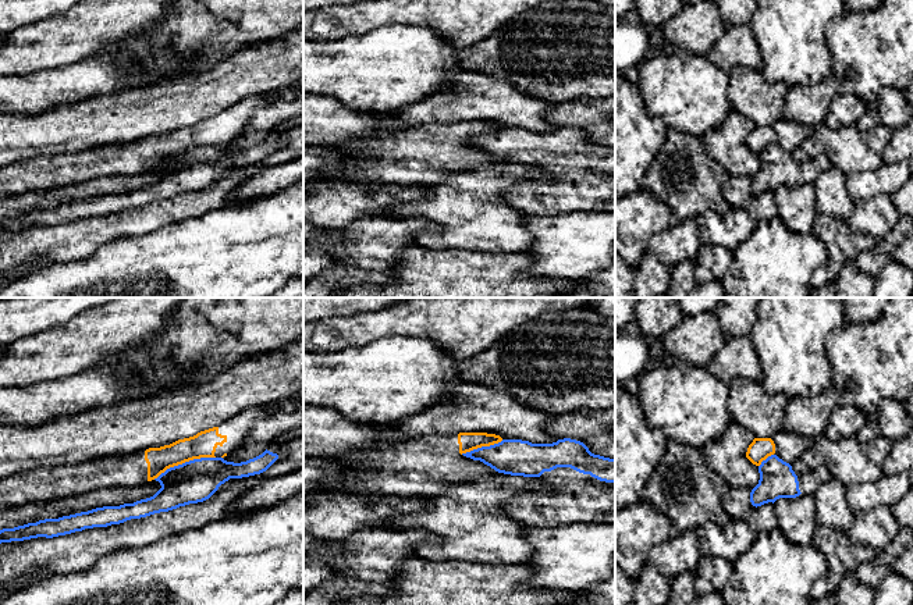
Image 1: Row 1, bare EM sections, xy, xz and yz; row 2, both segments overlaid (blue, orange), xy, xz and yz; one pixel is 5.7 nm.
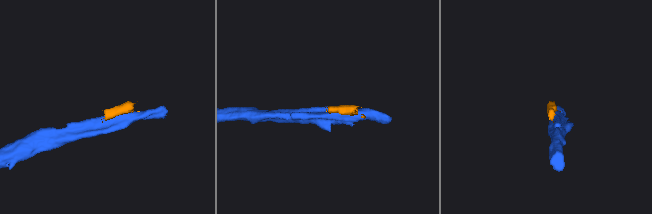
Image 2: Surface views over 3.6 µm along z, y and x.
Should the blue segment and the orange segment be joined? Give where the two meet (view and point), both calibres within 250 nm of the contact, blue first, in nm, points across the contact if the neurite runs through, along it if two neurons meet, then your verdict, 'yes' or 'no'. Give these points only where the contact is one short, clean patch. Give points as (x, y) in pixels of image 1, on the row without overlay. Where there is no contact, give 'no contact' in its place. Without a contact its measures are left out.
contact xy (185, 150); calibres 240 and 150 nm; no

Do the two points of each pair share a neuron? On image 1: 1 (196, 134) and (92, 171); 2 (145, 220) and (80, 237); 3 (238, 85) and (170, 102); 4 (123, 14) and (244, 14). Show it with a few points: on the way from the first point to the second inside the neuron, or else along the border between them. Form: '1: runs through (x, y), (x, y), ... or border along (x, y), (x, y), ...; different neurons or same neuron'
1: runs through (170, 143), (118, 163); same neuron
2: runs through (128, 223), (96, 231); same neuron
3: runs through (221, 86), (187, 98); same neuron
4: border along (166, 14), (159, 24), (138, 32); different neurons

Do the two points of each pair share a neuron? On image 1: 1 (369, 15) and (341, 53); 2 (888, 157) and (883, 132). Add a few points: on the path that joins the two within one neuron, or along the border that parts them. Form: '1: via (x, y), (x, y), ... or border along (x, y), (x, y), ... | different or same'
1: border along (387, 27), (323, 42) | different
2: border along (895, 130), (881, 162) | different

